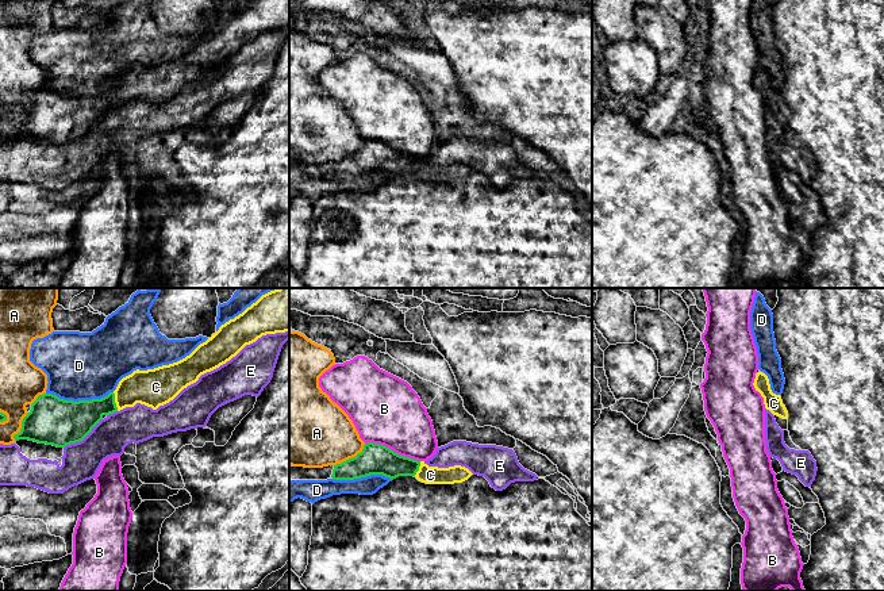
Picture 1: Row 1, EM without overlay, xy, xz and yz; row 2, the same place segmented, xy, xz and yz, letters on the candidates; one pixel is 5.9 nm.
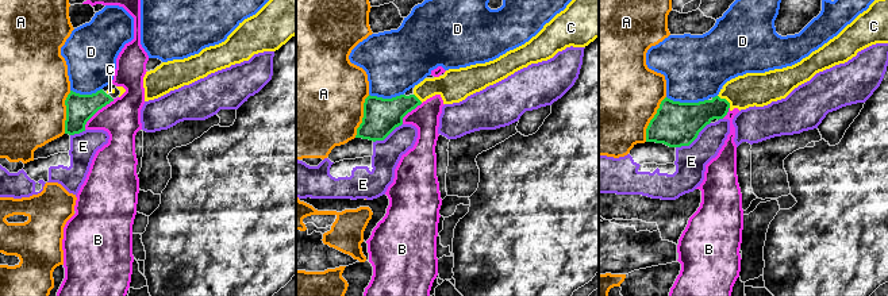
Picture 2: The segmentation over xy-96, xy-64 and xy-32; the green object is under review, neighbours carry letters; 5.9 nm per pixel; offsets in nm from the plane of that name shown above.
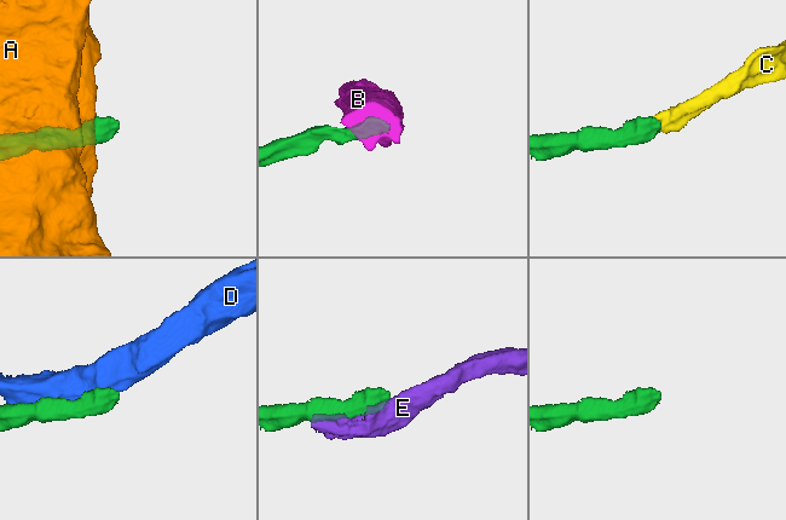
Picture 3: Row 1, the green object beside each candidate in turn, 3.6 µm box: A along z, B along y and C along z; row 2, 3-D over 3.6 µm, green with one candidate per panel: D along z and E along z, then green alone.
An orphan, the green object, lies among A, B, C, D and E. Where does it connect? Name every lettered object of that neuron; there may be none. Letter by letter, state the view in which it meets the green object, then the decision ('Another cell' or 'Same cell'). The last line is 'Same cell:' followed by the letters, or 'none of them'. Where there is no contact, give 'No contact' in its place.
A: Touches green in xz. Another cell
B: Touches green in xz. Another cell
C: Touches green in xy. Same cell
D: Touches green in xy. Another cell
E: Touches green in xy. Another cell
Same cell: C

